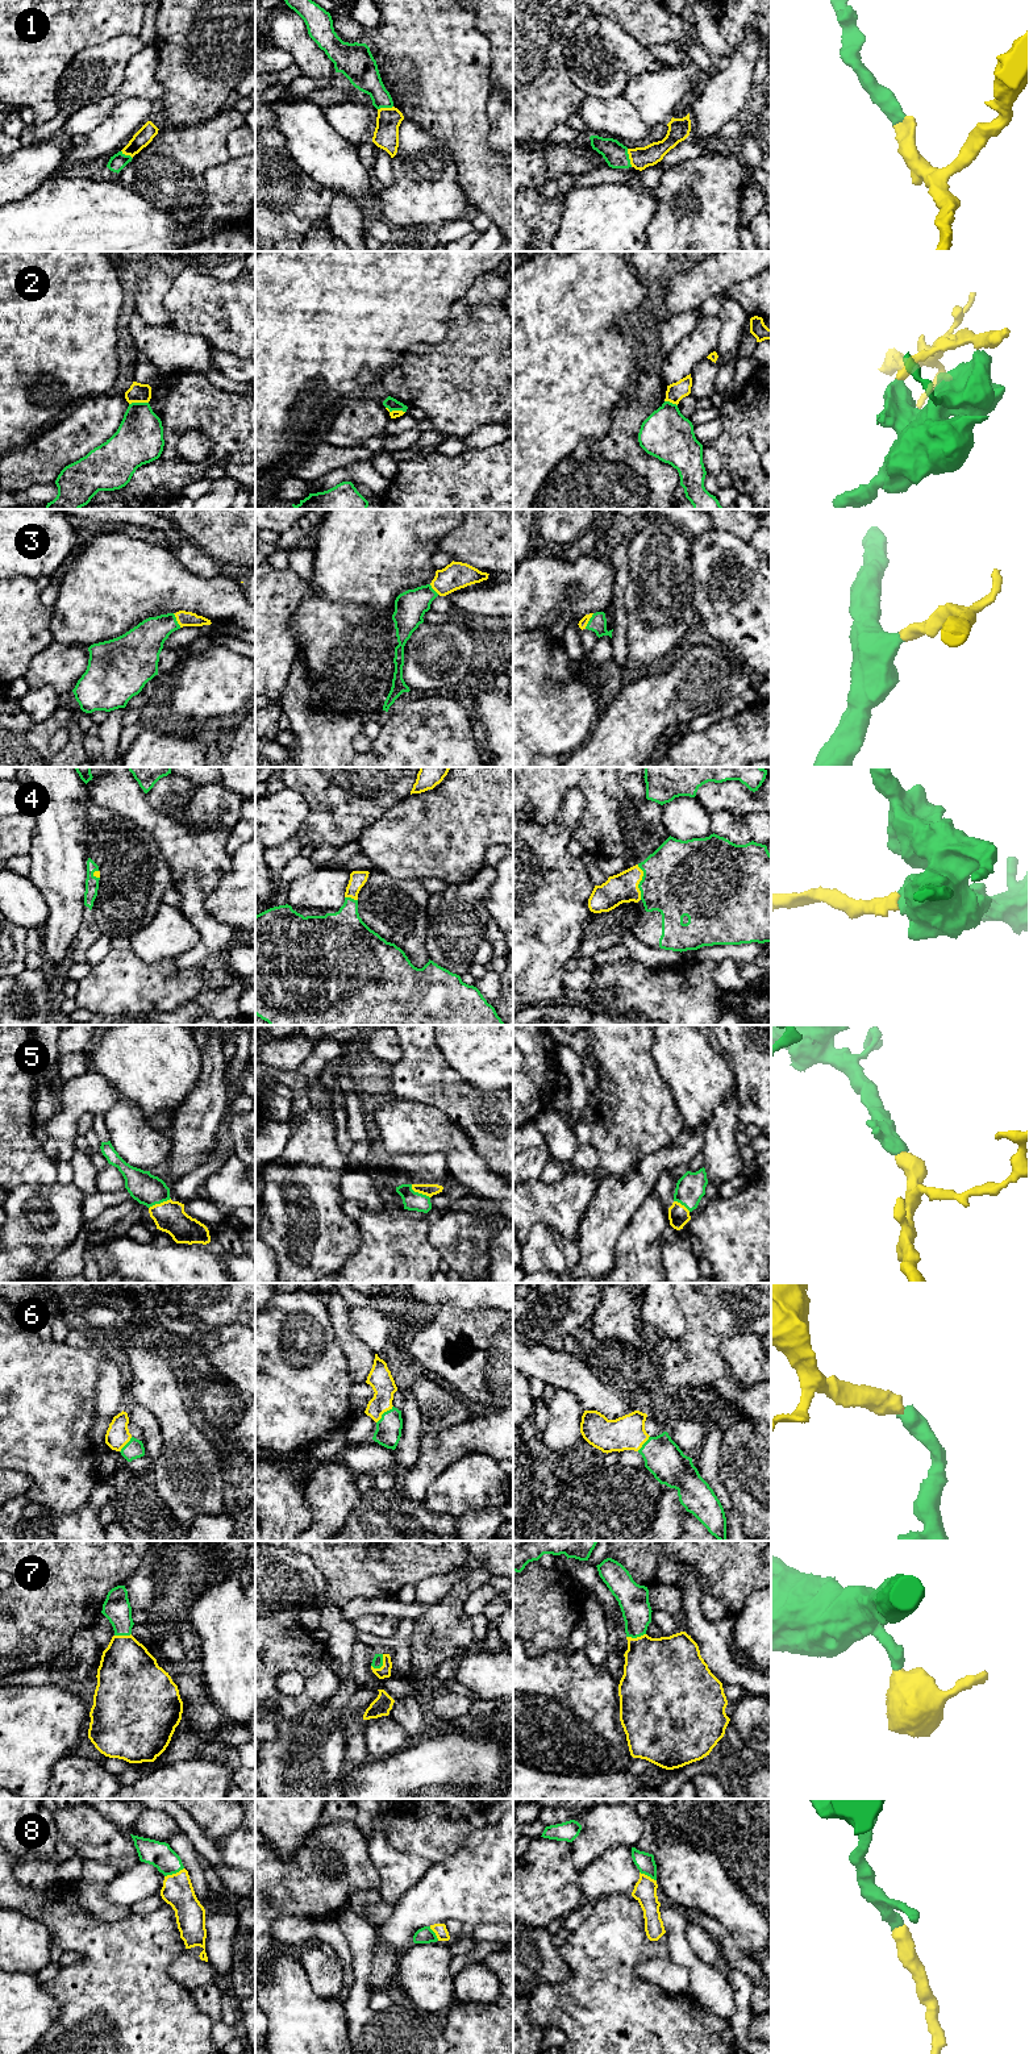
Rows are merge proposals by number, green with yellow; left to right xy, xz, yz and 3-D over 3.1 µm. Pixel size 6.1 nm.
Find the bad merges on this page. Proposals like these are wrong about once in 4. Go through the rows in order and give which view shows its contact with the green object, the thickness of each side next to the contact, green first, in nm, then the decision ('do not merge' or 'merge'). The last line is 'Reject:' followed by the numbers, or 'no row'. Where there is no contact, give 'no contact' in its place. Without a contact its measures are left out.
1: yz | 150/130 nm | merge
2: xy | 300/120 nm | do not merge
3: yz | 110/50 nm | merge
4: yz | 460/180 nm | merge
5: xz | 120/80 nm | merge
6: xz | 160/140 nm | merge
7: xz | 60/80 nm | merge
8: xy | 160/190 nm | merge
Reject: 2

